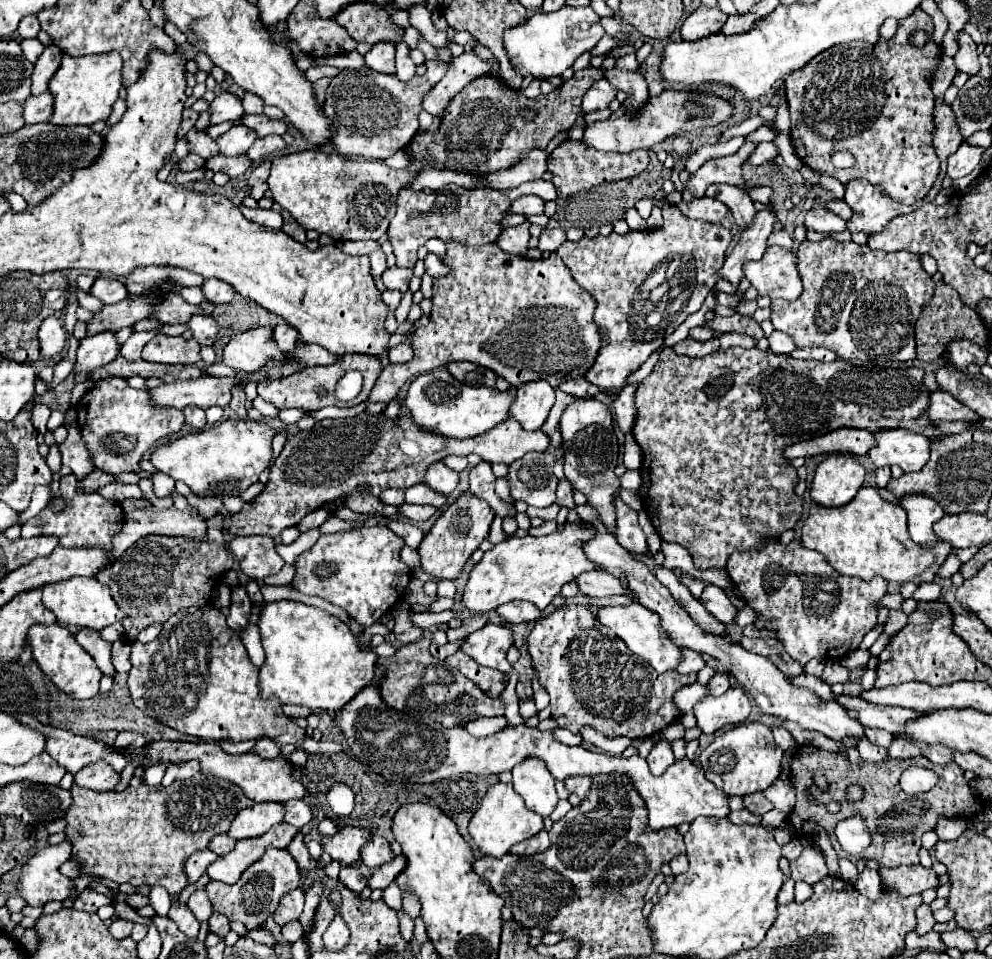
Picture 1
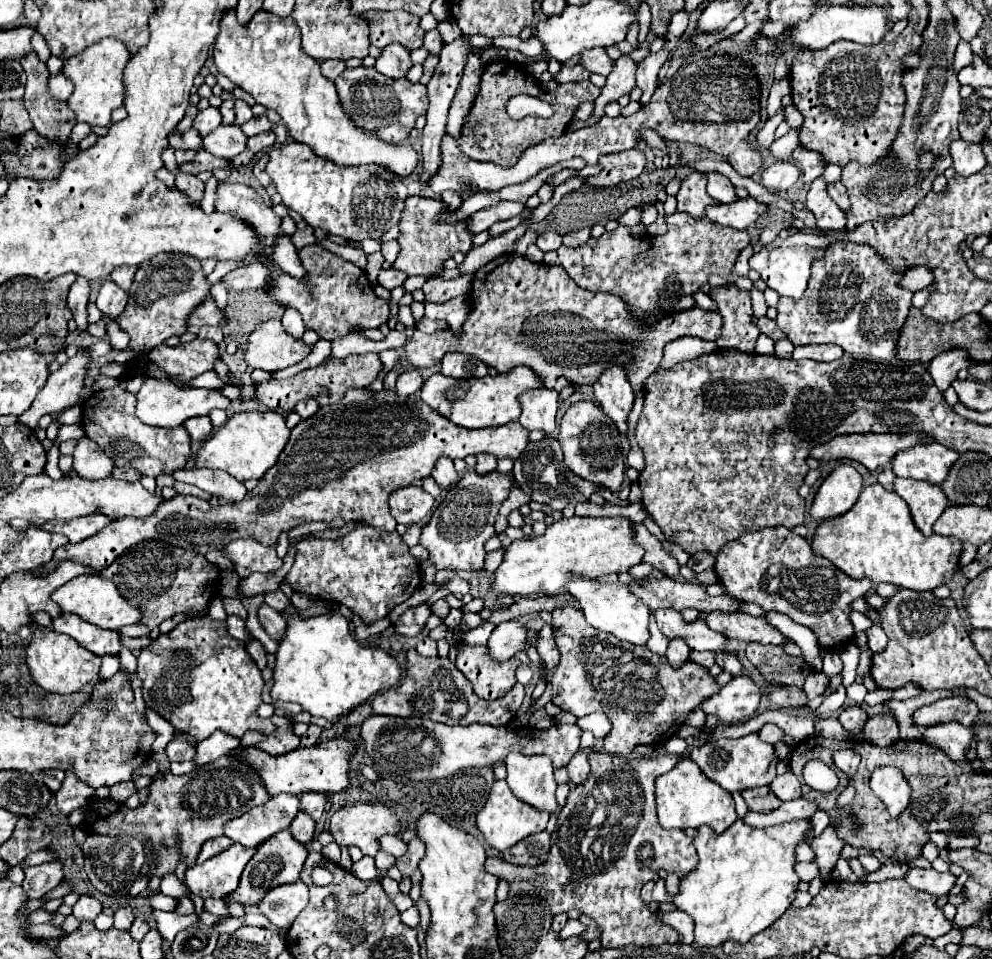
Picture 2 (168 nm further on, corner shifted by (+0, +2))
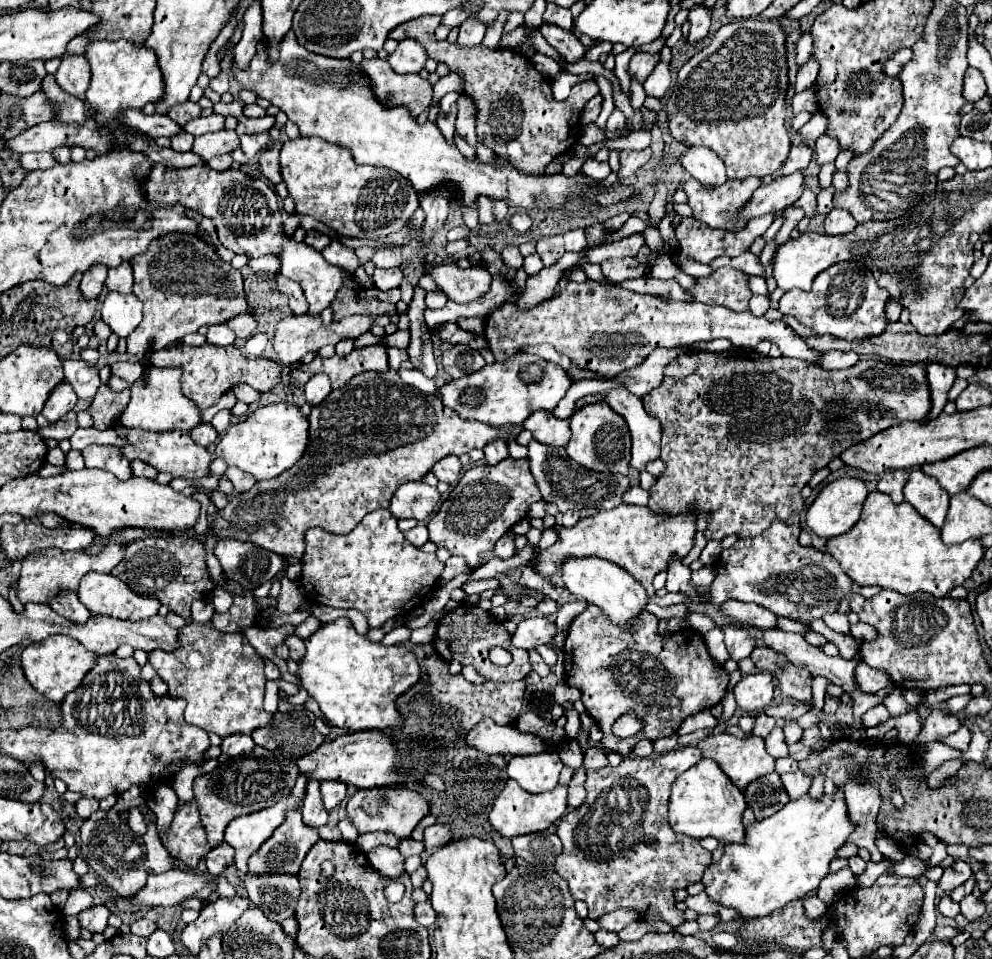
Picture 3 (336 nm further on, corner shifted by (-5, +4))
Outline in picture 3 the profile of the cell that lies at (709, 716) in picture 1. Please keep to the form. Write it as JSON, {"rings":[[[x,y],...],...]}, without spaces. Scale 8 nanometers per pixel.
{"rings":[[[751,673],[751,675],[745,675],[733,687],[733,691],[735,691],[739,709],[755,713],[755,711],[763,711],[773,699],[775,681],[771,673]]]}

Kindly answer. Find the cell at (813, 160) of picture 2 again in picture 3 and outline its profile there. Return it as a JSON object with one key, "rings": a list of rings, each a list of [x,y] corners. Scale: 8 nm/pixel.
{"rings":[[[823,135],[817,139],[815,143],[815,155],[817,155],[817,163],[823,165],[823,163],[833,163],[835,157],[839,153],[839,141],[835,137],[829,137],[829,135]]]}

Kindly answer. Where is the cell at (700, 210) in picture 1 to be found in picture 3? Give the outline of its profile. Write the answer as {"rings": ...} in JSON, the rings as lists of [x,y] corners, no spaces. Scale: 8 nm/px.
{"rings":[[[799,171],[791,175],[781,175],[773,179],[769,185],[761,185],[753,193],[751,201],[741,209],[739,217],[755,219],[767,213],[781,213],[801,197],[803,177],[805,177],[803,171]]]}

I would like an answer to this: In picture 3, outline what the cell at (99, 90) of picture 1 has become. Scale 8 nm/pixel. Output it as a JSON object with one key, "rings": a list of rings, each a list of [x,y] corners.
{"rings":[[[95,41],[87,47],[91,63],[91,85],[85,93],[87,103],[97,111],[95,121],[111,123],[117,113],[127,107],[143,109],[147,103],[163,99],[163,75],[153,49],[145,45],[131,45],[131,41]]]}

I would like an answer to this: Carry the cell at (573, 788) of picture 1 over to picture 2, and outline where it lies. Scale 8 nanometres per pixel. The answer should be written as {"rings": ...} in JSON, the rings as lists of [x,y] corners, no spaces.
{"rings":[[[578,751],[578,753],[570,759],[570,763],[566,765],[566,769],[568,769],[568,777],[570,777],[572,783],[576,783],[576,785],[584,783],[586,777],[588,777],[588,771],[590,771],[590,765],[588,765],[588,757],[586,757],[586,753]]]}

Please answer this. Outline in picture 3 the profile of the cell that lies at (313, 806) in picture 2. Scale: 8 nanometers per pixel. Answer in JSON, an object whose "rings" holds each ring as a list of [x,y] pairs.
{"rings":[[[325,781],[325,783],[321,783],[321,795],[323,795],[325,809],[331,811],[333,807],[337,807],[345,799],[347,785],[341,781]]]}

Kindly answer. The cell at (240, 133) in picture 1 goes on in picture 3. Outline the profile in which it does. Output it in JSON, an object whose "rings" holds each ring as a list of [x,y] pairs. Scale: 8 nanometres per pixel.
{"rings":[[[221,129],[221,131],[215,131],[215,133],[195,137],[195,143],[193,143],[191,151],[195,155],[199,155],[203,161],[209,161],[217,155],[231,153],[237,147],[239,147],[239,135],[235,131]]]}

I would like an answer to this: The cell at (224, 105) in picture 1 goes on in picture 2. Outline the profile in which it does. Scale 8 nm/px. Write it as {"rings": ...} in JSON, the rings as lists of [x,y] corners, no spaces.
{"rings":[[[208,107],[204,111],[200,111],[194,119],[194,129],[206,137],[210,131],[214,131],[218,125],[222,125],[222,115],[220,115],[220,109],[218,107]]]}

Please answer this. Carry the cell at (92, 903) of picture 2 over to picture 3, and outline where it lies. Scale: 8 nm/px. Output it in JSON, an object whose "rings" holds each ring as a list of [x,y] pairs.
{"rings":[[[93,905],[91,909],[79,915],[79,925],[89,933],[103,933],[107,927],[107,919],[109,919],[109,909],[105,905]]]}

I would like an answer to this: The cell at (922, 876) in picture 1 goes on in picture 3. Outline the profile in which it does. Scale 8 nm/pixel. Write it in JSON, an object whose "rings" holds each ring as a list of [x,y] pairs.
{"rings":[[[957,859],[949,869],[945,869],[945,873],[943,873],[941,881],[937,883],[937,887],[939,887],[939,891],[943,891],[943,893],[945,893],[945,891],[953,891],[955,887],[963,885],[971,875],[973,875],[973,871],[971,871],[969,863]]]}

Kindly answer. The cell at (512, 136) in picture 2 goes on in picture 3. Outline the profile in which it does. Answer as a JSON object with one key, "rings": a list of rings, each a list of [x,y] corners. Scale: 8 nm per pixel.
{"rings":[[[425,15],[407,21],[395,27],[389,37],[397,41],[411,37],[419,41],[437,63],[445,63],[449,69],[459,69],[459,75],[465,79],[463,93],[471,97],[477,107],[477,139],[523,173],[545,173],[545,167],[557,155],[569,153],[577,143],[581,129],[579,115],[585,103],[599,93],[597,83],[591,79],[575,83],[565,101],[555,101],[551,81],[533,67],[529,57],[515,49],[487,49],[485,45],[463,49],[457,43],[437,41],[435,27],[439,25],[439,19],[441,17]]]}

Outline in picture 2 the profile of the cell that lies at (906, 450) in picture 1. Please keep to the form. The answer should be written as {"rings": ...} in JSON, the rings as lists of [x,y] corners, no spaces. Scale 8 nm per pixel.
{"rings":[[[934,441],[930,447],[910,447],[910,451],[898,451],[890,465],[898,477],[924,479],[938,485],[946,479],[948,469],[956,459],[956,451]]]}

